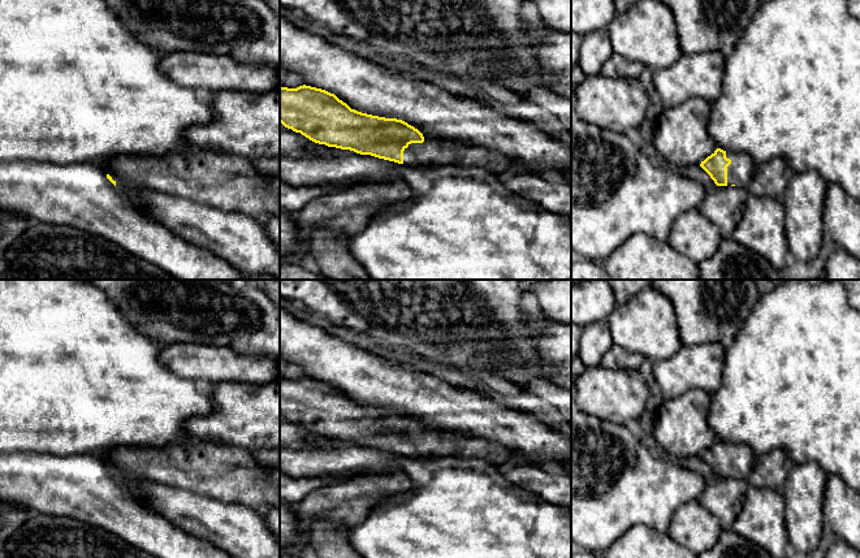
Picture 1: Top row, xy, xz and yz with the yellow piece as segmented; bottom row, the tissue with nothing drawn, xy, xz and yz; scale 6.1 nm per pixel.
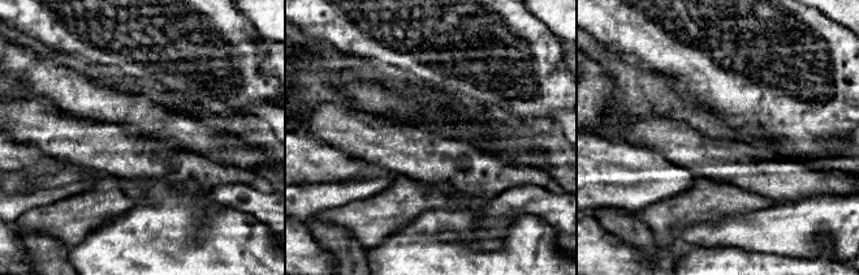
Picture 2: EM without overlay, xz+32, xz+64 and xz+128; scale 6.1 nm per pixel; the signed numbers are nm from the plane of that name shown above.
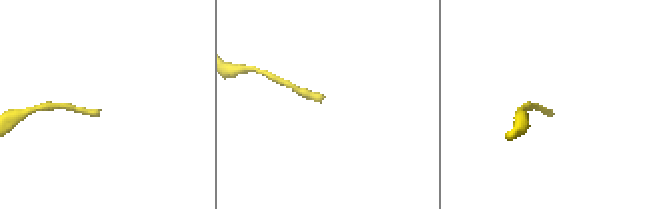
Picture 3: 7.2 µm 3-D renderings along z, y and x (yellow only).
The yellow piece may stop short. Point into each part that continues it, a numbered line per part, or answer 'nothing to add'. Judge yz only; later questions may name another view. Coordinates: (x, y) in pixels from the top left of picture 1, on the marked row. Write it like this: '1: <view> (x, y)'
1: yz (770, 178)

